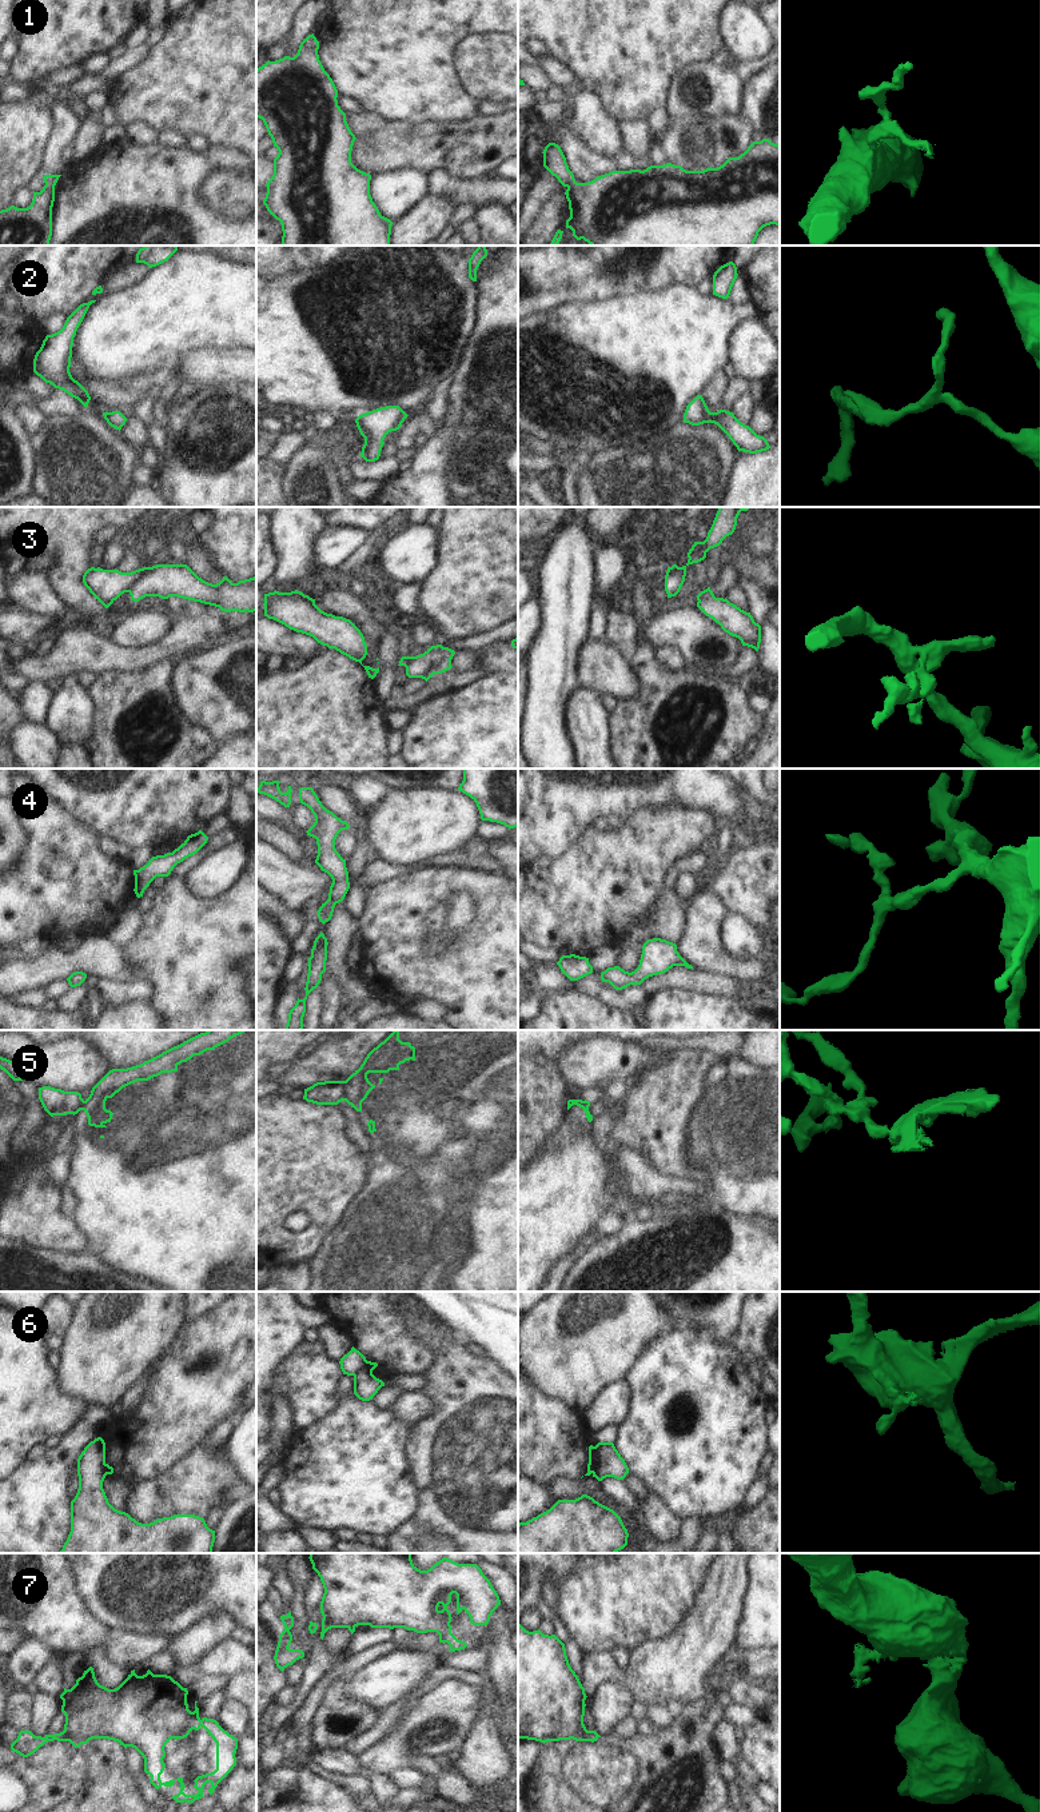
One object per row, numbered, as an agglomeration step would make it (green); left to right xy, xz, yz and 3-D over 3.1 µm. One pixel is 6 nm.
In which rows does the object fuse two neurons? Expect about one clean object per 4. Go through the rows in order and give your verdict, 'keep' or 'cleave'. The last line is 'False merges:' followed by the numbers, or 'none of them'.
1: keep
2: keep
3: cleave
4: keep
5: cleave
6: cleave
7: cleave
False merges: 3, 5, 6, 7

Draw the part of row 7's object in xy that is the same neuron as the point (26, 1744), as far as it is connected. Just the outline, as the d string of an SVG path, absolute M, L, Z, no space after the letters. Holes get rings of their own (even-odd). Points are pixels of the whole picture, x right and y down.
M20 1731L17 1739L11 1744L12 1752L19 1753L23 1757L28 1757L35 1753L47 1741L69 1741L75 1748L79 1748L81 1743L76 1739L69 1740L64 1732L55 1735L35 1736L31 1731Z

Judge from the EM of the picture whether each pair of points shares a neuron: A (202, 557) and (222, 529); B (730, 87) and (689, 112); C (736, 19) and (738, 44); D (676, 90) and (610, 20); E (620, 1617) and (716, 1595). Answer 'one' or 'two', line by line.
A: two
B: one
C: one
D: two
E: two

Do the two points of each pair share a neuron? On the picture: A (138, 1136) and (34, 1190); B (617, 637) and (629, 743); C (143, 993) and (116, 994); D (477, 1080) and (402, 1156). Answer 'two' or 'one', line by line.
A: two
B: two
C: one
D: one

